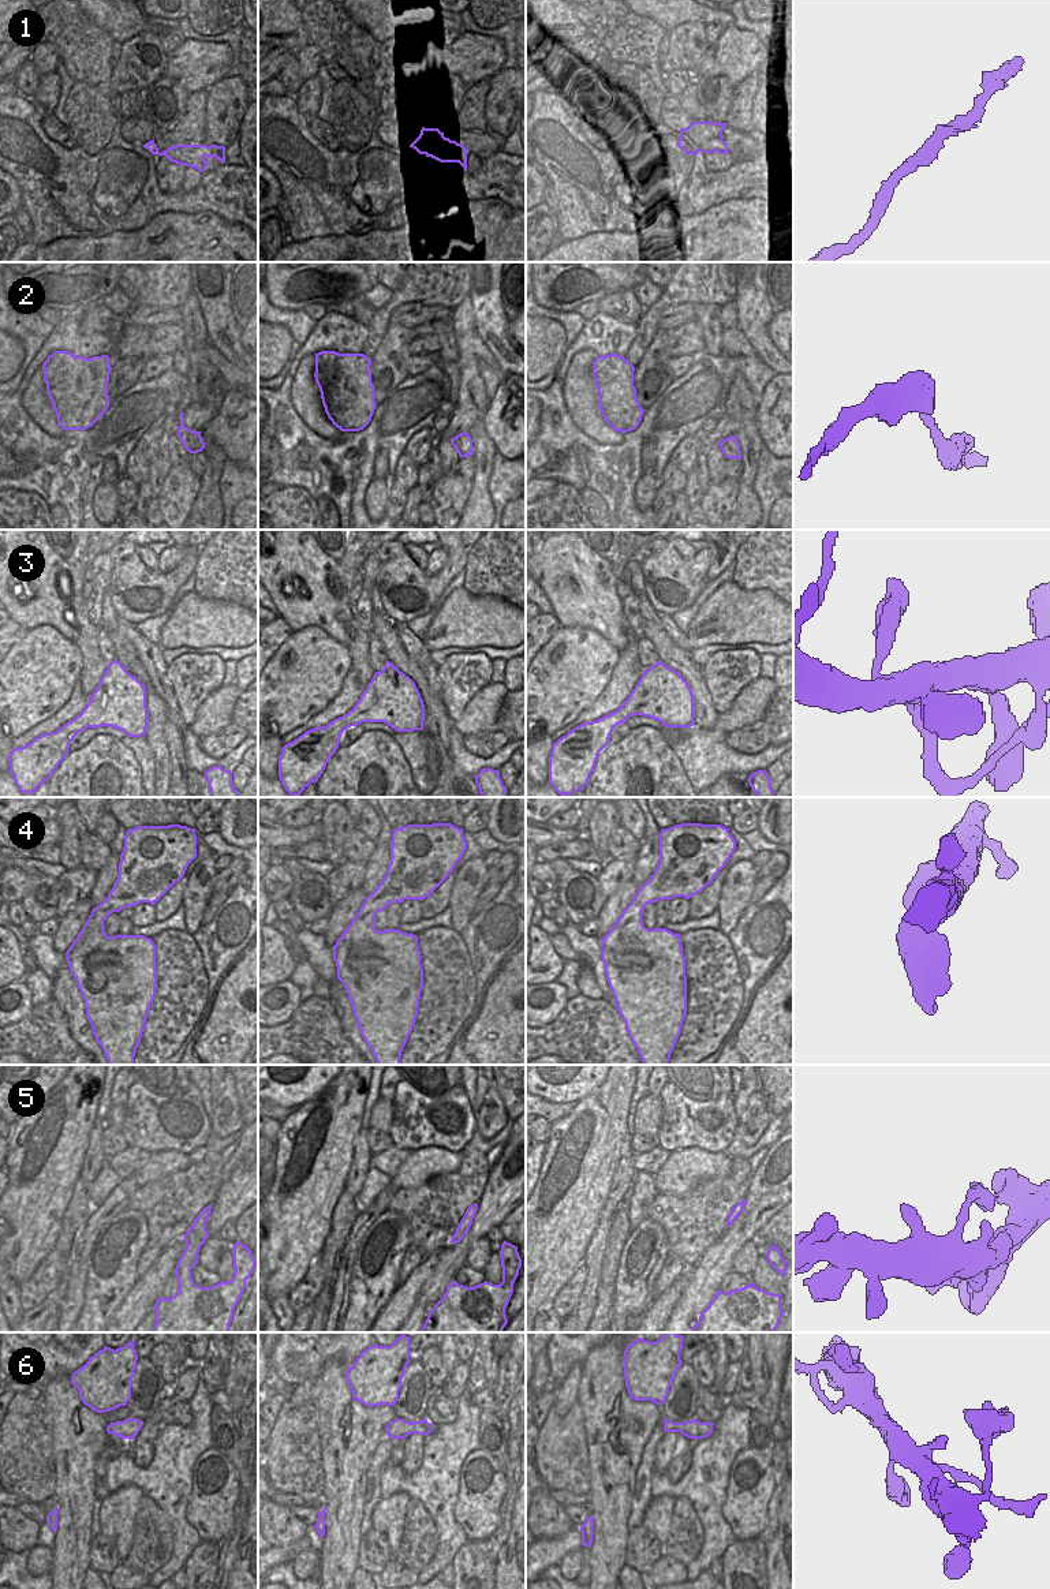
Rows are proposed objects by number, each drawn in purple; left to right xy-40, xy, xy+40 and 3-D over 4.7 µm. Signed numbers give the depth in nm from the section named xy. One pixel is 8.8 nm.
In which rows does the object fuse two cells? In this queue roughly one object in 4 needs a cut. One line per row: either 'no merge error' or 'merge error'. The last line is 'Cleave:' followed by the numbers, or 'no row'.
1: no merge error
2: no merge error
3: no merge error
4: no merge error
5: no merge error
6: merge error
Cleave: 6

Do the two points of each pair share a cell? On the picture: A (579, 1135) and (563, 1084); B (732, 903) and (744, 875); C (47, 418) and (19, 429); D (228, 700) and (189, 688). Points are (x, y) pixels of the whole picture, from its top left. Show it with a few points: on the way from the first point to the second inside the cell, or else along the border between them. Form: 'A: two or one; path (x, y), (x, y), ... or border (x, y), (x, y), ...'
A: two; border (602, 1084), (575, 1103)
B: one; path (735, 896), (742, 882)
C: two; border (22, 393), (29, 417), (59, 437)
D: two; border (223, 685), (217, 687), (200, 705), (193, 721)

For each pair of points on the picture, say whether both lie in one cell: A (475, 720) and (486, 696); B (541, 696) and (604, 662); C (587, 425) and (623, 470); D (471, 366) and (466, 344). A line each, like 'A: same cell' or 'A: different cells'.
A: same cell
B: same cell
C: different cells
D: different cells

